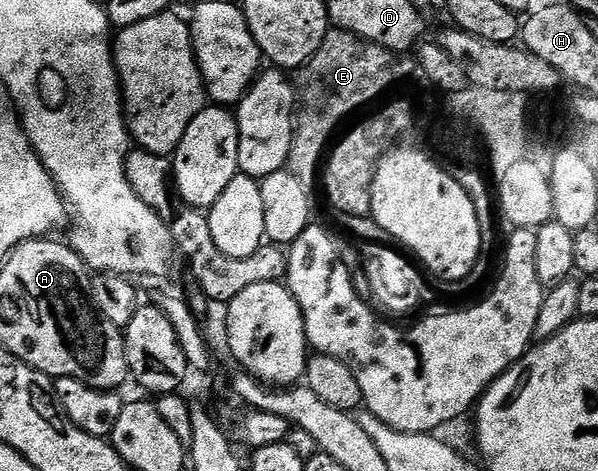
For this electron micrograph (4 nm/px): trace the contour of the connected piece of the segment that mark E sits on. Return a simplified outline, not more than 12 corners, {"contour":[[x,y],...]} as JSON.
{"contour":[[351,32],[297,69],[289,172],[319,179],[334,127],[417,72]]}

